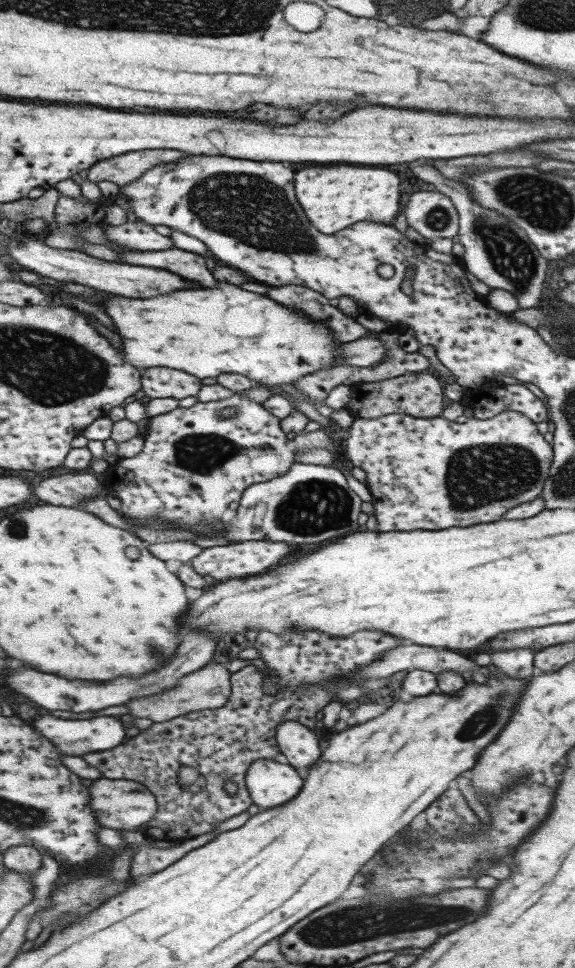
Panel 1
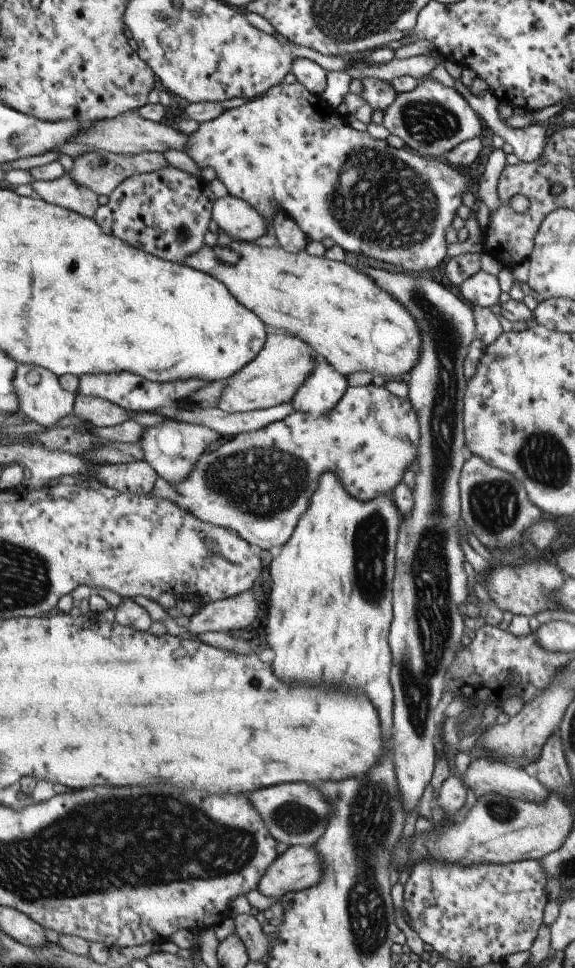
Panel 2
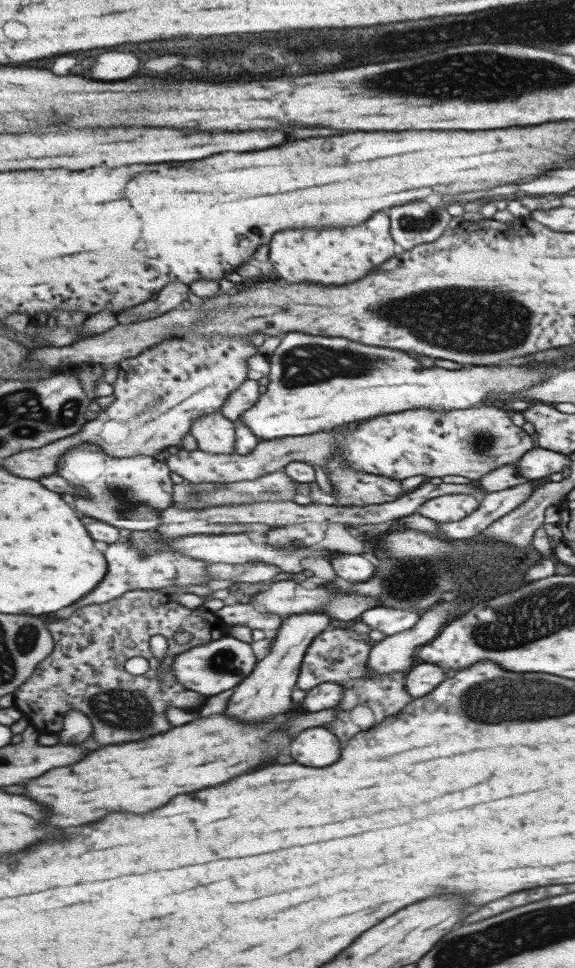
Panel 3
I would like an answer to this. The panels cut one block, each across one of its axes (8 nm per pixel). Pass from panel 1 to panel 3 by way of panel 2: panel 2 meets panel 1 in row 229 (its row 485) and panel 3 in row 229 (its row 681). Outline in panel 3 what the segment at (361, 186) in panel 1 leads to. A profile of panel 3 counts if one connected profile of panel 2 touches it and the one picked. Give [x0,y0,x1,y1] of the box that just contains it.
[270,212,396,284]

